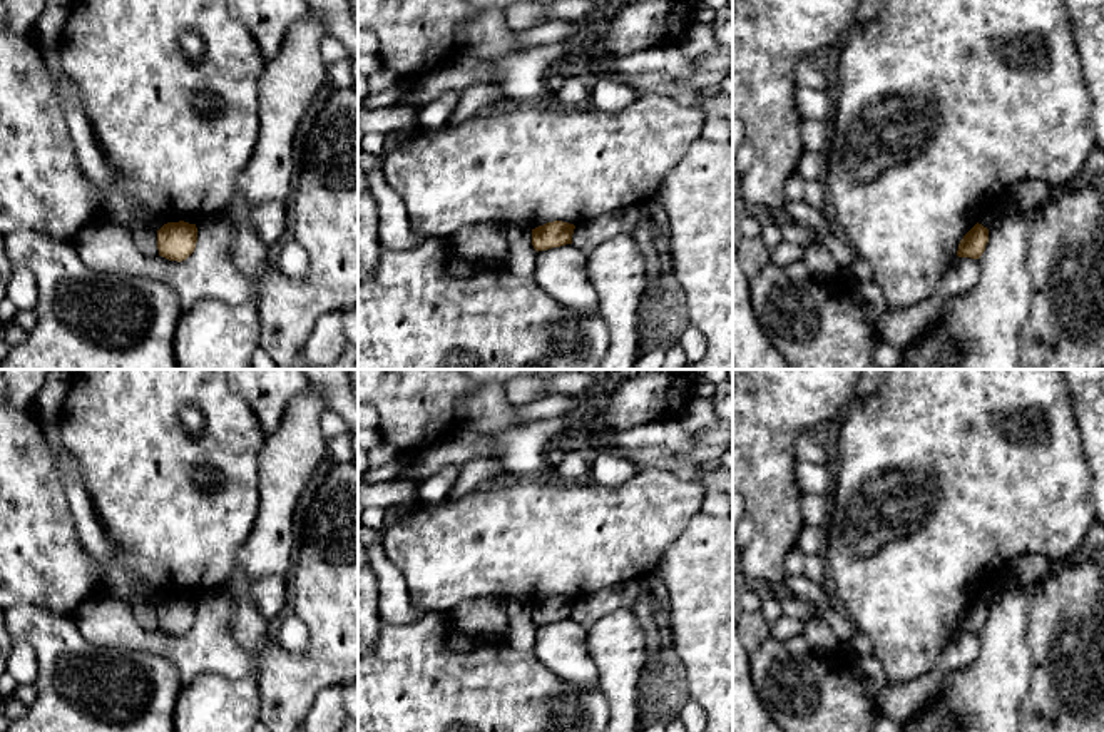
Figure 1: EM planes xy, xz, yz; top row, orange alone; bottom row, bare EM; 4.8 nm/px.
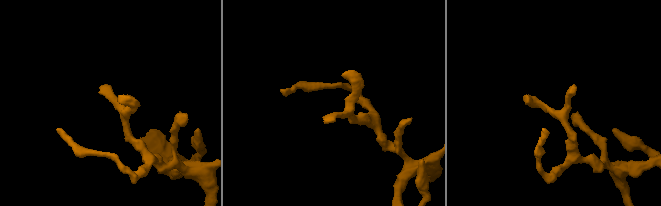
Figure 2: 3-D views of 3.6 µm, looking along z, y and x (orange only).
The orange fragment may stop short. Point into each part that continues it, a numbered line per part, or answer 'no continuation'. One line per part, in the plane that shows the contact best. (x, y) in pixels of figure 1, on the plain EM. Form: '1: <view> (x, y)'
no continuation

